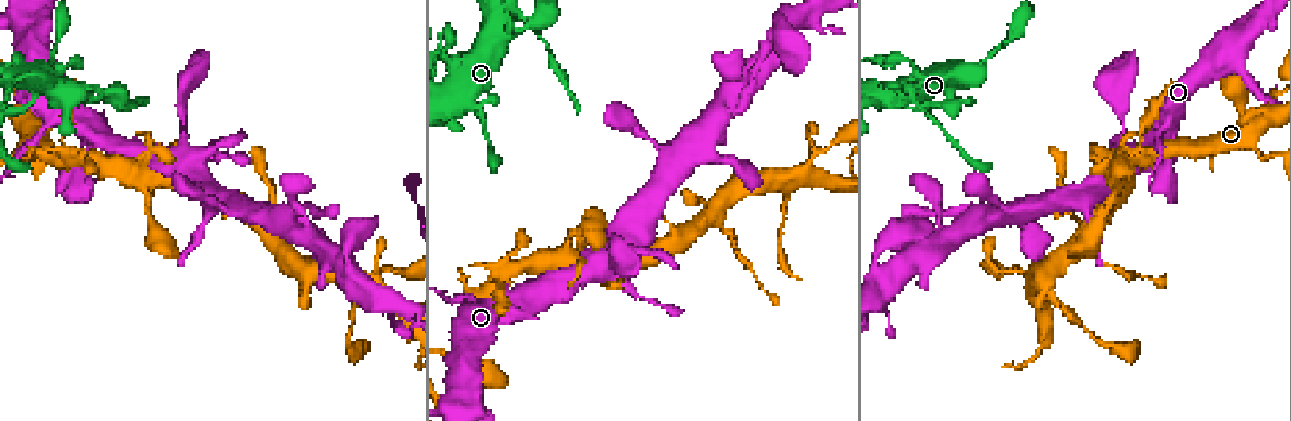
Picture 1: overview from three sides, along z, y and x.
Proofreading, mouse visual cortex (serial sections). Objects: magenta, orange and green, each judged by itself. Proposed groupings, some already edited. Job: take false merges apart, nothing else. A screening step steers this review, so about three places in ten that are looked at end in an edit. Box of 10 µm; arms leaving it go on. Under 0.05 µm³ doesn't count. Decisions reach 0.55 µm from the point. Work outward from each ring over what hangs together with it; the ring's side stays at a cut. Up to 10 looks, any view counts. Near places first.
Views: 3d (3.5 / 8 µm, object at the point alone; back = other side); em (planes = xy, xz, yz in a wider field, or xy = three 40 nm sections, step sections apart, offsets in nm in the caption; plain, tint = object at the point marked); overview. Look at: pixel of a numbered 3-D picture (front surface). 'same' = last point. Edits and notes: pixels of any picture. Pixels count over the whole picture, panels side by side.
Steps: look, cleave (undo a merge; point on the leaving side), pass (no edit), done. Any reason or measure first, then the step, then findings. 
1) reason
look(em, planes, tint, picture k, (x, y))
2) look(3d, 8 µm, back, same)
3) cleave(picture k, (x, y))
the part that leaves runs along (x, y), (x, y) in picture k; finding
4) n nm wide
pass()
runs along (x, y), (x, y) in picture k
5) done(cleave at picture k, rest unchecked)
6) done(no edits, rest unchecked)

a fork
look(3d, 3.5 µm, picture 1, (1141, 155))

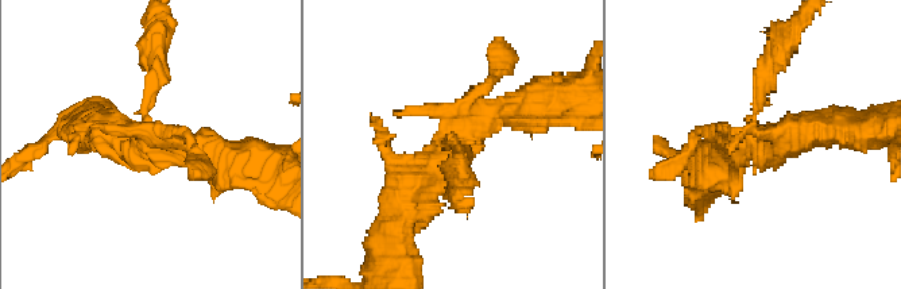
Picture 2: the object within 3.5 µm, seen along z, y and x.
look(em, planes, tint, picture 2, (152, 149))

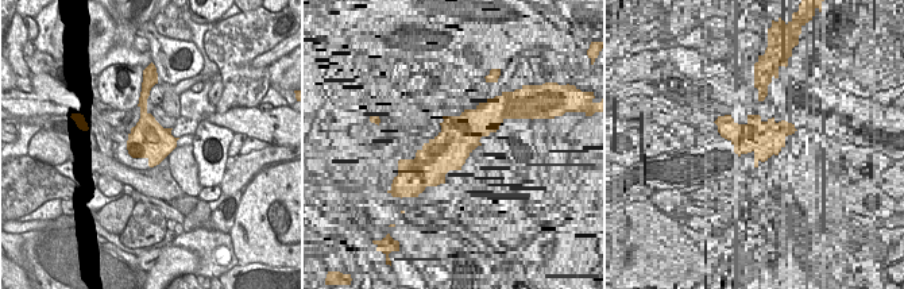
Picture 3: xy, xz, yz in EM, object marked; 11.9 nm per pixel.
look(em, xy, step 5, tint, same)

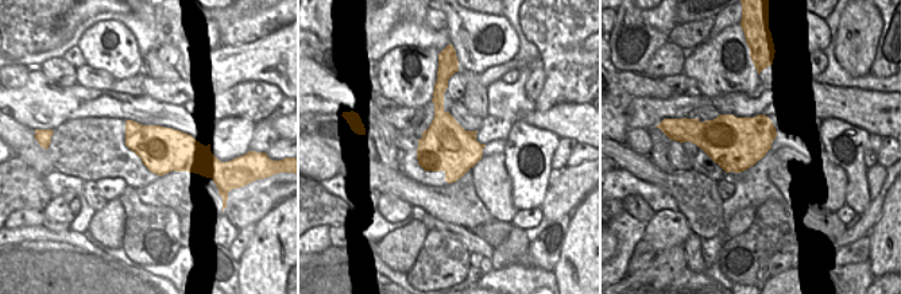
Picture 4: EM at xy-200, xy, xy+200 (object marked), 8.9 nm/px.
cleave(picture 2, (197, 141))
the part that leaves runs along (165, 146), (281, 170) in picture 2; two cells meet here

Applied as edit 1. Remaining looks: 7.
thick turns thin
look(3d, 8 µm, picture 1, (481, 117))

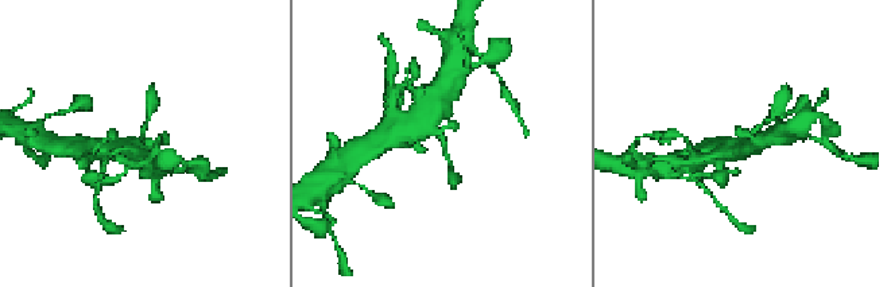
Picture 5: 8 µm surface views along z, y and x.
closer look
look(3d, 3.5 µm, same)

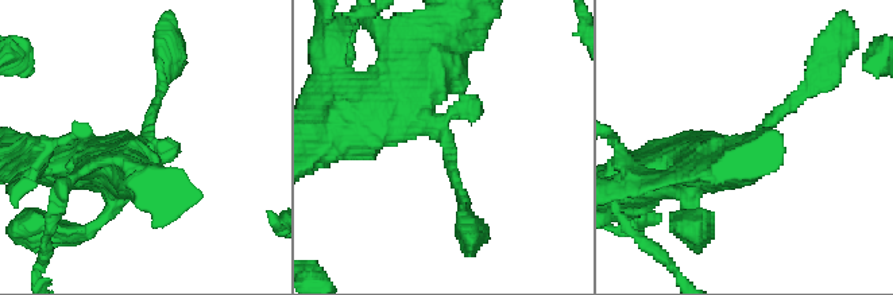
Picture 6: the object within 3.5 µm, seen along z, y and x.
arms of 150, 600 nm
look(em, xy, step 1, tint, picture 6, (446, 138))

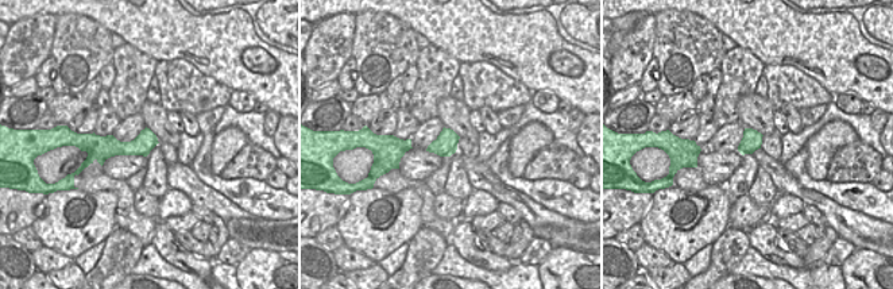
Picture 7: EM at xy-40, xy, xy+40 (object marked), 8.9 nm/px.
pass()
runs along (154, 141), (91, 151) in picture 7; all the same cell

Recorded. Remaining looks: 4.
thin neck
look(em, planes, tint, picture 1, (106, 99))

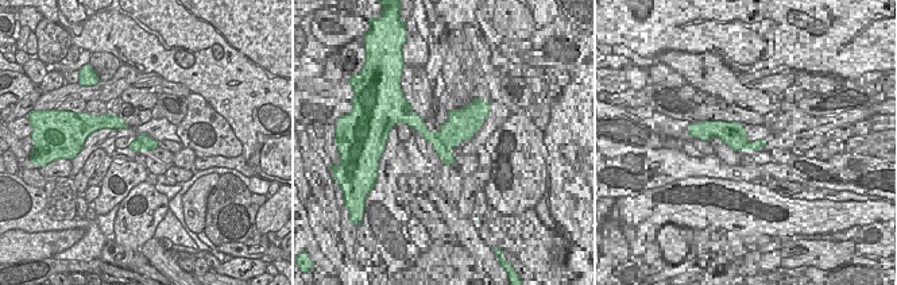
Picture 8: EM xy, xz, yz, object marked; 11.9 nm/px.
wider look
look(3d, 3.5 µm, back, same)

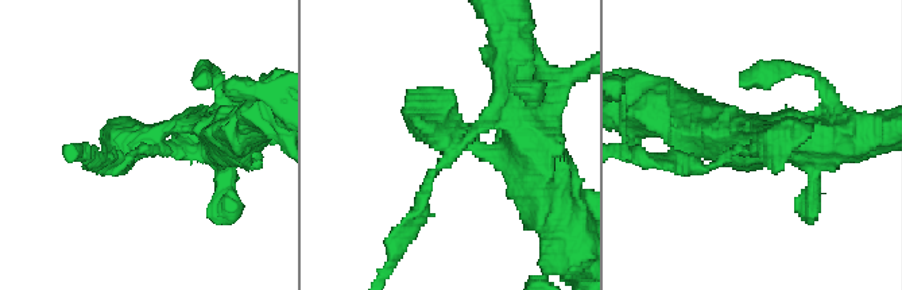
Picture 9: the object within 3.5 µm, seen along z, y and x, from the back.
pass()
runs along (506, 149), (448, 135), (406, 228) in picture 9; one cell here

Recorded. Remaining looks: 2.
done(cleave at picture 2, rest unchecked)

